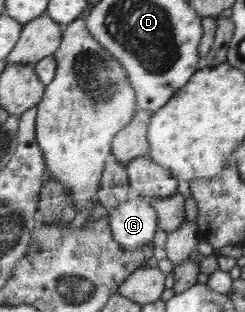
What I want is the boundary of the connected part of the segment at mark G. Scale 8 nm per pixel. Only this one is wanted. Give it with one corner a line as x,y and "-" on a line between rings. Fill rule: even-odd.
147,197
127,200
109,214
113,236
125,250
137,251
154,240
158,230
158,213

